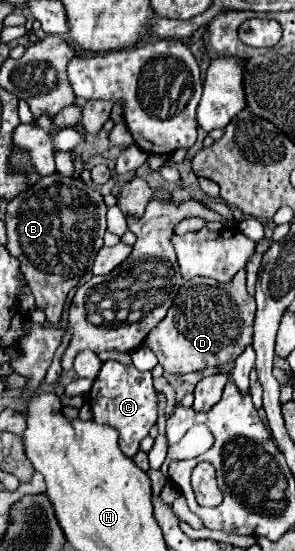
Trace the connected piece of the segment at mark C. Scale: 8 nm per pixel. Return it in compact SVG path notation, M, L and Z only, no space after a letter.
M106 360L90 390L90 408L96 424L108 424L118 430L120 448L132 458L138 452L142 438L146 438L150 428L156 425L156 396L150 372L138 372L132 364L124 366L116 360Z

